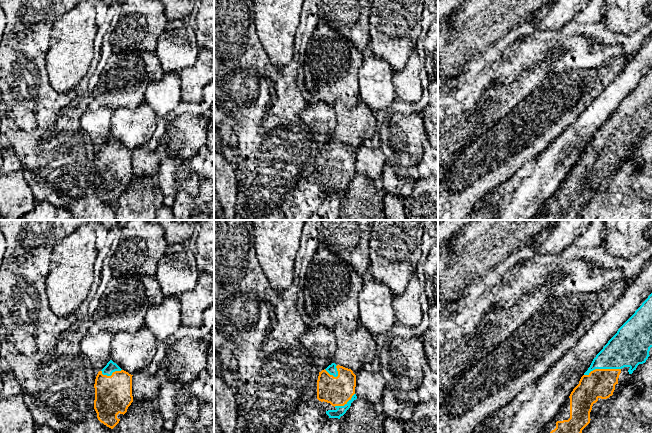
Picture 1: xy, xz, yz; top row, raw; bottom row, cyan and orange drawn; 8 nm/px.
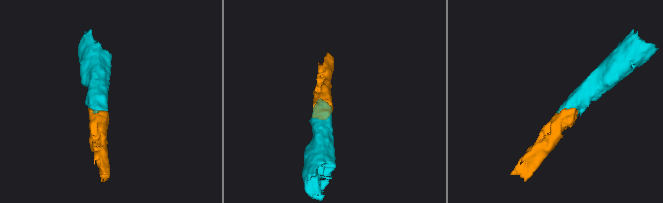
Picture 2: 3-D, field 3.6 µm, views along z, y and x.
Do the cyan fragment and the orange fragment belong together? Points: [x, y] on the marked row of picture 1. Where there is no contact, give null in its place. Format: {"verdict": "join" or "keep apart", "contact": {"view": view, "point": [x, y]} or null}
{"verdict": "join", "contact": {"view": "yz", "point": [602, 368]}}

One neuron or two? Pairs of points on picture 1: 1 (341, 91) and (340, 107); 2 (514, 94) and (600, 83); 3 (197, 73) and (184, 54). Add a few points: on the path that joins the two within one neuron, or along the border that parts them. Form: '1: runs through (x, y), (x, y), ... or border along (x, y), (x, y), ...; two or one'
1: border along (359, 100), (351, 107), (341, 101), (333, 104); two
2: border along (548, 78), (514, 107); two
3: border along (199, 52), (196, 61), (179, 73); two

